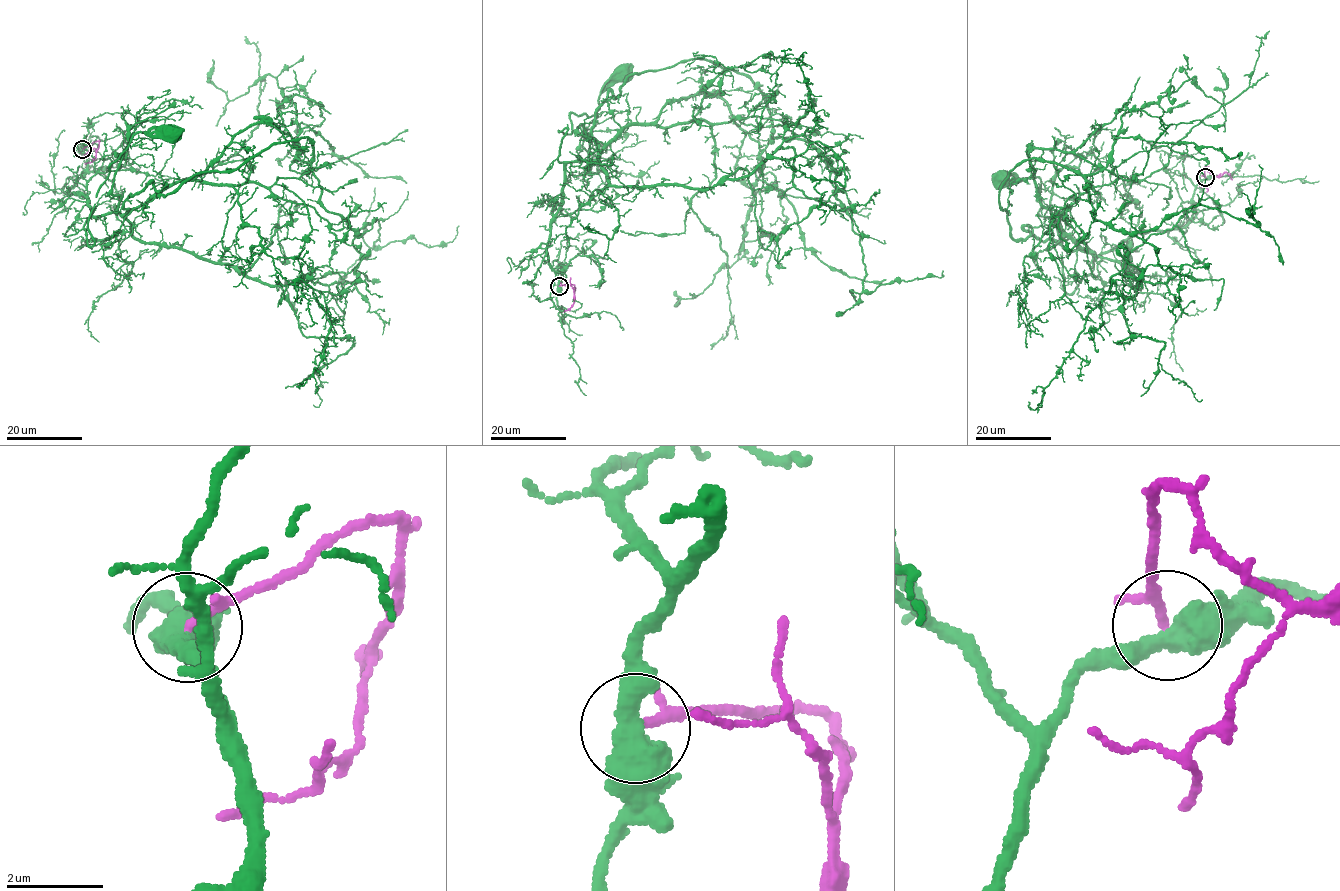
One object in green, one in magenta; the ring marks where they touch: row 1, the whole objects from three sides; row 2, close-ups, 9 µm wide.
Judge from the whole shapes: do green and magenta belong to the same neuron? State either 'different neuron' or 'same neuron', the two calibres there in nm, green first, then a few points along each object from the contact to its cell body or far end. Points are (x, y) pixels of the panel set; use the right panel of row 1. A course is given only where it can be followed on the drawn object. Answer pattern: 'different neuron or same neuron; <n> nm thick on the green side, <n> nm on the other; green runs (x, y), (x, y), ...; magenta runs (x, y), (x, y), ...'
different neuron; 550 nm thick on the green side, 130 nm on the other; green runs (1205, 178), (1182, 227), (1141, 230), (1094, 259), (1040, 215), (1038, 177), (998, 178); magenta runs (1205, 178), (1206, 167), (1215, 176), (1226, 172), (1232, 179)

